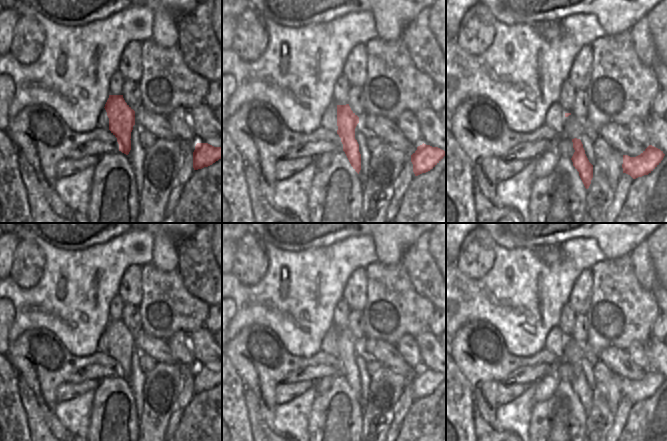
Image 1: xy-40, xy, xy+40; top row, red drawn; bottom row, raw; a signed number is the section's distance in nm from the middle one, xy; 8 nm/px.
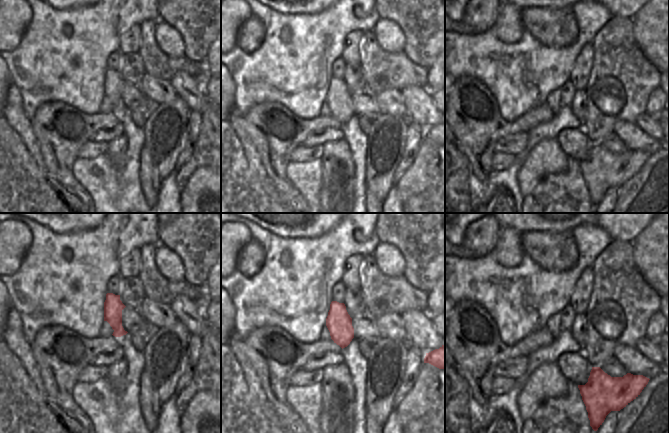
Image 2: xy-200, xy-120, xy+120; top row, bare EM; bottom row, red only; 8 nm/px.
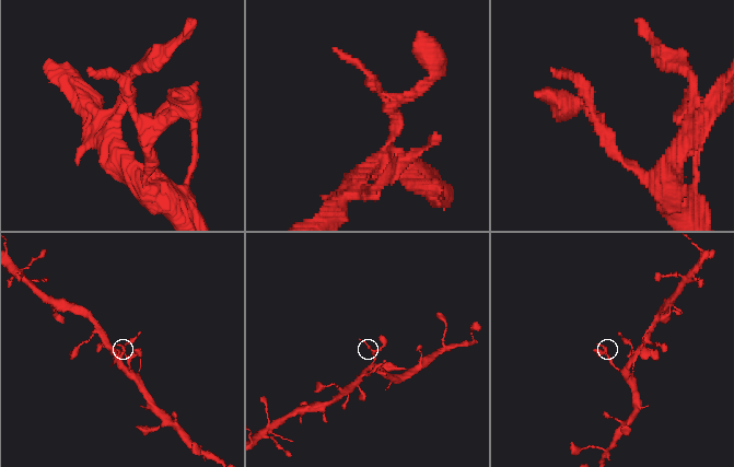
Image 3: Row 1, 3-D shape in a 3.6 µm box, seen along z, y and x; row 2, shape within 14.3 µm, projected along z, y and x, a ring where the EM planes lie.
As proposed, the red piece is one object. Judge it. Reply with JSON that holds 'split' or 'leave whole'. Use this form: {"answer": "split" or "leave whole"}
{"answer": "split"}

